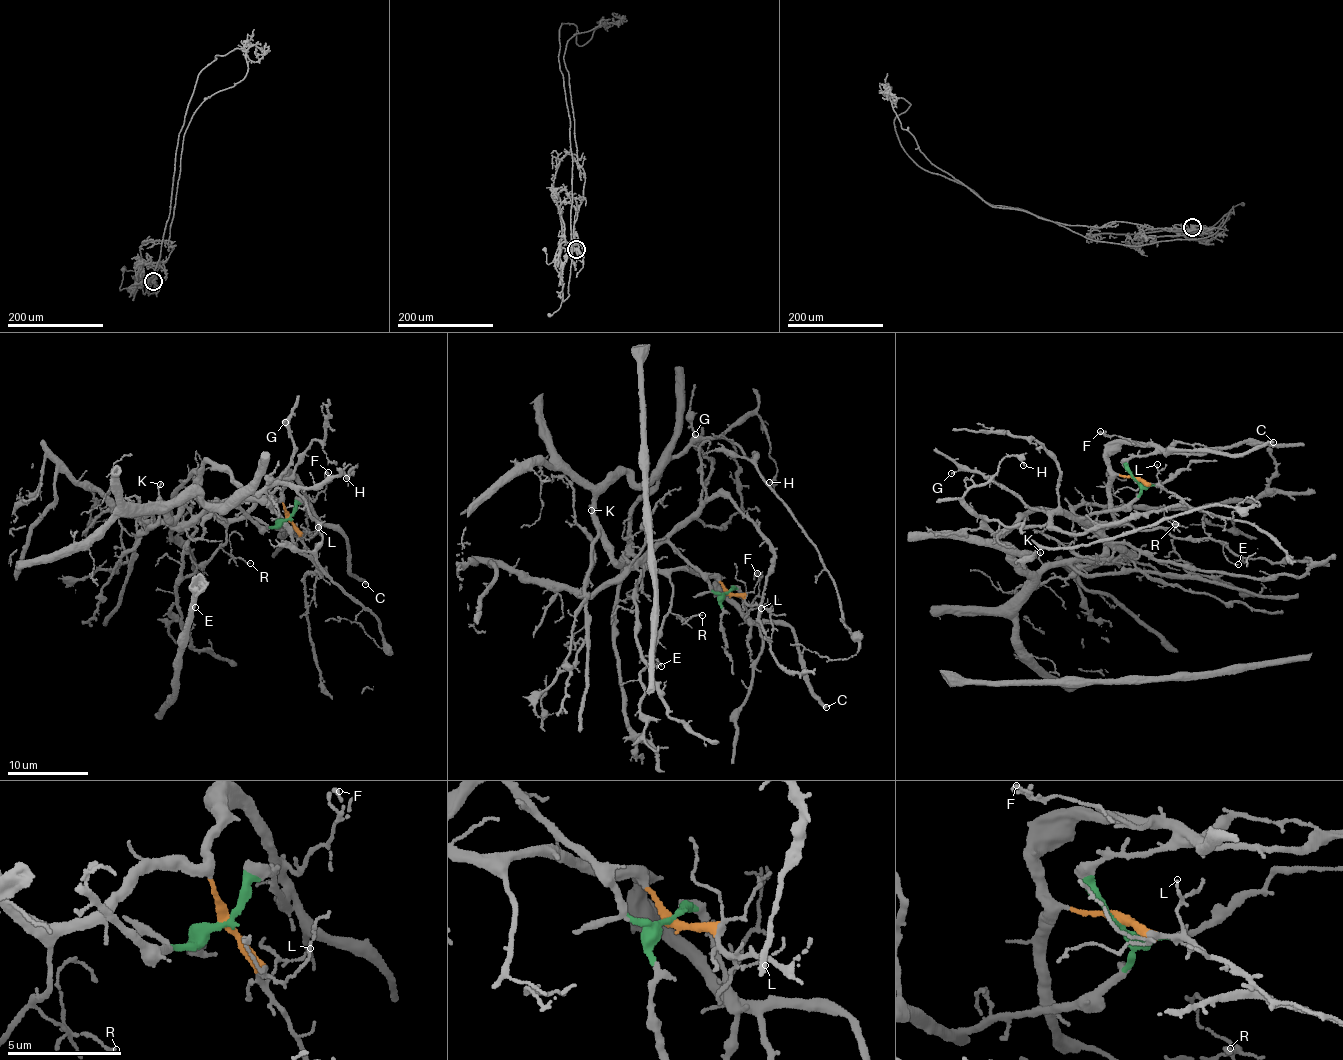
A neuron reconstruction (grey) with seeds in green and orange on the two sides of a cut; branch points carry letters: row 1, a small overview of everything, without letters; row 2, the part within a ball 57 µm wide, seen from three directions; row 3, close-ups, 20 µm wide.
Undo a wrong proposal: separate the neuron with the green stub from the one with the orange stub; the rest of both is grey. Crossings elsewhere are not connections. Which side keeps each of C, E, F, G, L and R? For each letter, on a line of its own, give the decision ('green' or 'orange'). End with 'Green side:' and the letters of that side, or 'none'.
C: orange
E: orange
F: orange
G: green
L: orange
R: orange
Green side: G

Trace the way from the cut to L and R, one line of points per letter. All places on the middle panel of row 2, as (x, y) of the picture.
L: (728, 593), (742, 597), (746, 605), (760, 608)
R: (728, 593), (717, 578), (696, 574), (686, 568), (670, 573), (673, 586), (670, 611), (684, 619), (701, 615)

